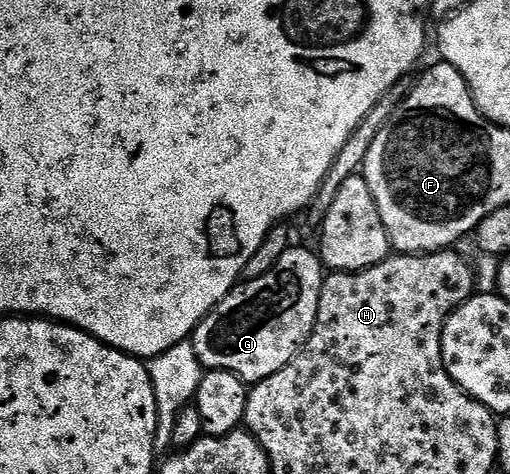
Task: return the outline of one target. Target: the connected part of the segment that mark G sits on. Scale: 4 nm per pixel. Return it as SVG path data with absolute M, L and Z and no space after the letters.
M293 245L280 257L278 264L270 268L270 272L256 274L252 279L241 281L232 287L209 314L196 326L190 335L194 352L198 352L198 361L205 371L225 370L236 374L246 384L255 384L274 376L290 360L294 360L297 352L304 349L318 316L318 300L322 292L322 284L326 277L326 267L320 261L315 249L303 250Z

